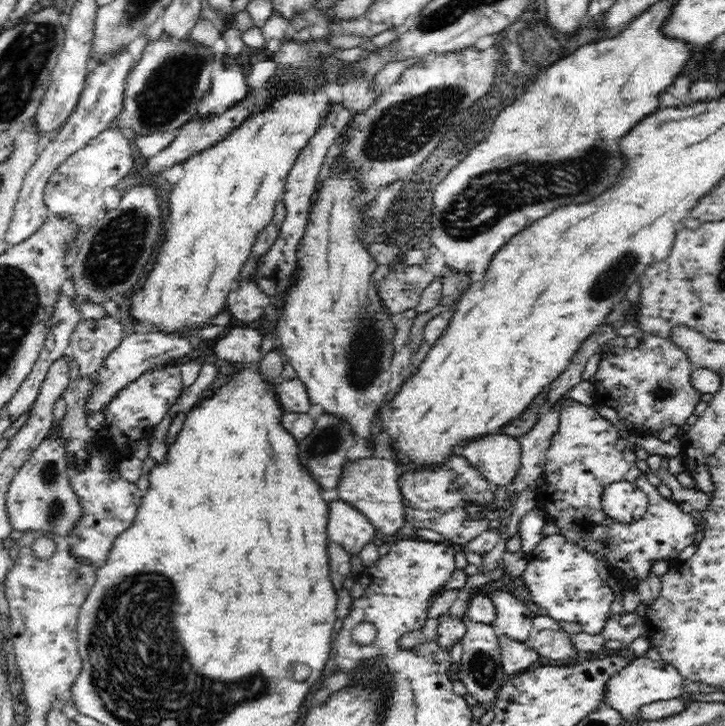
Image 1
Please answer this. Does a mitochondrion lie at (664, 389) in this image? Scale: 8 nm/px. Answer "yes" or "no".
yes

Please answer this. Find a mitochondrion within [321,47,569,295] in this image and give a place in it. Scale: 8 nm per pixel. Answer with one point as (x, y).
(400, 130)

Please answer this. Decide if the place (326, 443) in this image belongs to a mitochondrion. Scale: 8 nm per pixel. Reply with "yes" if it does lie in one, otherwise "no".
yes

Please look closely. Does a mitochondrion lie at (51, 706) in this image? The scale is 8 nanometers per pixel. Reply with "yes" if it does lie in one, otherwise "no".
no

